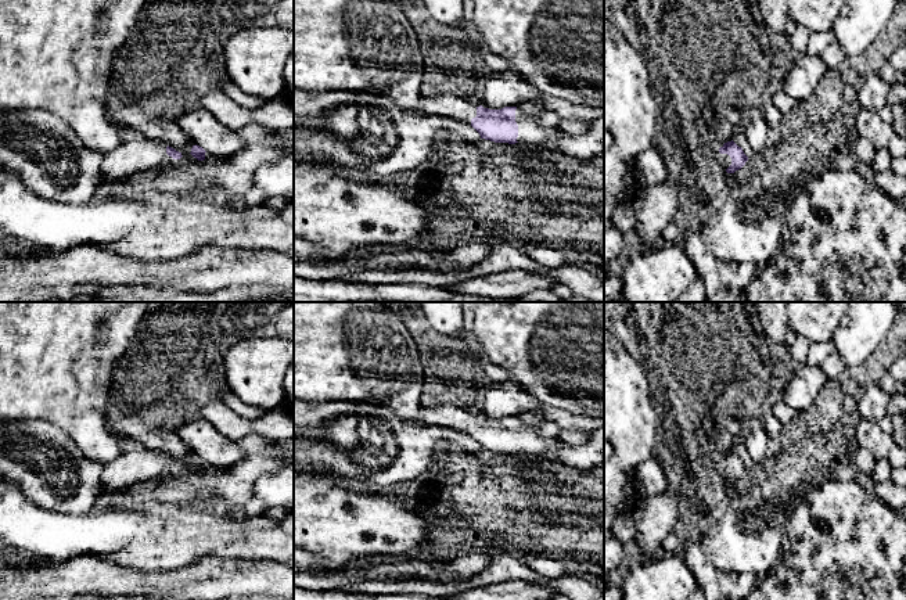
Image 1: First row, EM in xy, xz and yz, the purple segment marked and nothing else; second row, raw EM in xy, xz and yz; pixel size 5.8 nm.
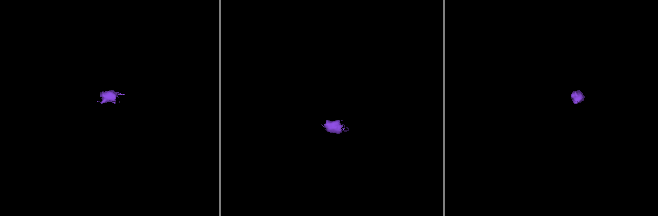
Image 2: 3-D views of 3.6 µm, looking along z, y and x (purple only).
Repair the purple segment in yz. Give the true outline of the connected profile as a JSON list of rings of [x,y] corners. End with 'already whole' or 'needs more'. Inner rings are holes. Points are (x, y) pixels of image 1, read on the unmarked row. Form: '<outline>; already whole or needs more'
[[[733,450],[722,455],[716,467],[727,484],[734,484],[748,471],[748,467],[744,464],[743,459]]]; needs more

